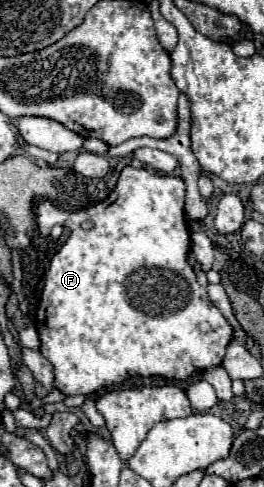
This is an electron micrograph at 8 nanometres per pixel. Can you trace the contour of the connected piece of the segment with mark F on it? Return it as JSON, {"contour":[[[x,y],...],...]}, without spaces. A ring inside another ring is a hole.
{"contour":[[[127,165],[121,171],[121,177],[119,177],[115,189],[107,195],[105,201],[101,201],[89,209],[73,211],[73,213],[57,209],[51,201],[39,201],[35,215],[37,215],[38,229],[44,236],[49,236],[55,225],[65,225],[71,229],[67,243],[51,259],[51,267],[45,277],[45,287],[43,287],[43,295],[41,295],[41,303],[39,303],[39,311],[37,311],[37,323],[35,323],[35,327],[41,335],[41,353],[53,365],[55,389],[59,389],[63,395],[91,395],[101,387],[109,387],[113,383],[123,381],[127,375],[145,375],[145,377],[157,375],[157,377],[167,377],[167,379],[187,379],[193,373],[199,373],[207,367],[221,365],[221,361],[225,357],[225,349],[233,337],[233,327],[227,323],[223,313],[211,303],[207,289],[197,283],[193,267],[187,263],[187,255],[191,251],[191,233],[189,233],[187,217],[185,217],[185,181],[181,177],[155,175],[149,169],[135,169],[135,167]],[[85,219],[93,221],[95,227],[91,231],[83,231],[79,227],[79,223]]]}

